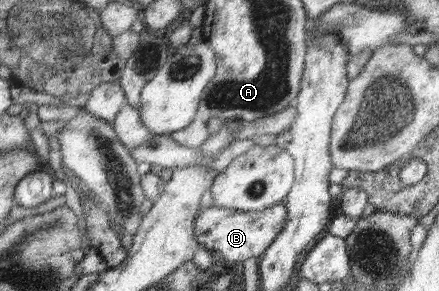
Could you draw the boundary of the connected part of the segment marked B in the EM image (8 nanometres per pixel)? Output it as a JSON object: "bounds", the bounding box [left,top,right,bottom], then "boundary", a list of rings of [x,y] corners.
{"bounds":[197,203,288,264],"boundary":[[[285,203],[257,212],[204,206],[203,212],[200,212],[197,218],[197,238],[203,249],[215,250],[227,264],[243,262],[251,257],[259,258],[263,255],[286,226],[288,218]]]}

